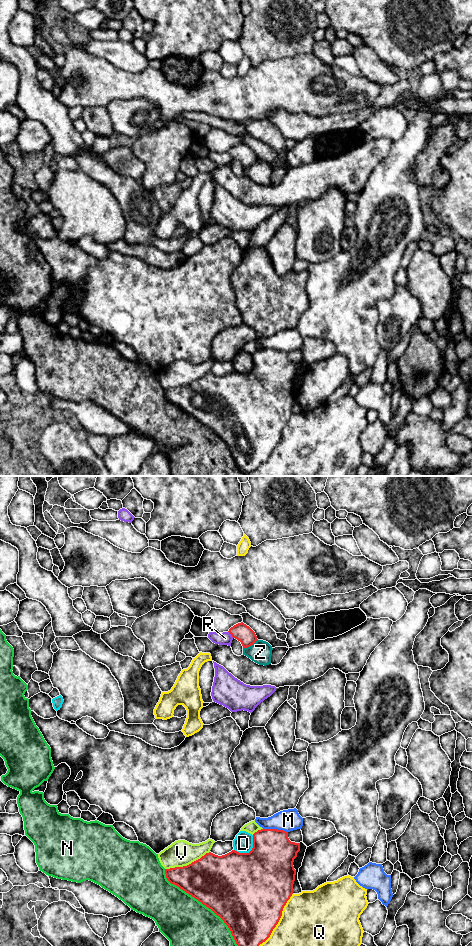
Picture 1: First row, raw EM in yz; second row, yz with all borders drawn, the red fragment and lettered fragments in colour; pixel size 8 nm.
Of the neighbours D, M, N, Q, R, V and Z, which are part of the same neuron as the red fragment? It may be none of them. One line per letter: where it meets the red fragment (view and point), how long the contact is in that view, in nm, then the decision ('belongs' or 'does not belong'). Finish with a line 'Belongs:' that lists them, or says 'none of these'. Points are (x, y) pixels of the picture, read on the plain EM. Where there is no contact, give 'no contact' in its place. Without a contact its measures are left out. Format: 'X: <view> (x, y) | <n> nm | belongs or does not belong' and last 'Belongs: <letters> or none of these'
D: yz (250, 371) | 200 nm | does not belong
M: yz (275, 349) | 200 nm | does not belong
N: yz (208, 427) | 950 nm | does not belong
Q: yz (276, 444) | 600 nm | does not belong
R: yz (230, 153) | 70 nm | does not belong
V: yz (187, 385) | 380 nm | does not belong
Z: yz (250, 165) | 140 nm | does not belong
Belongs: none of these

